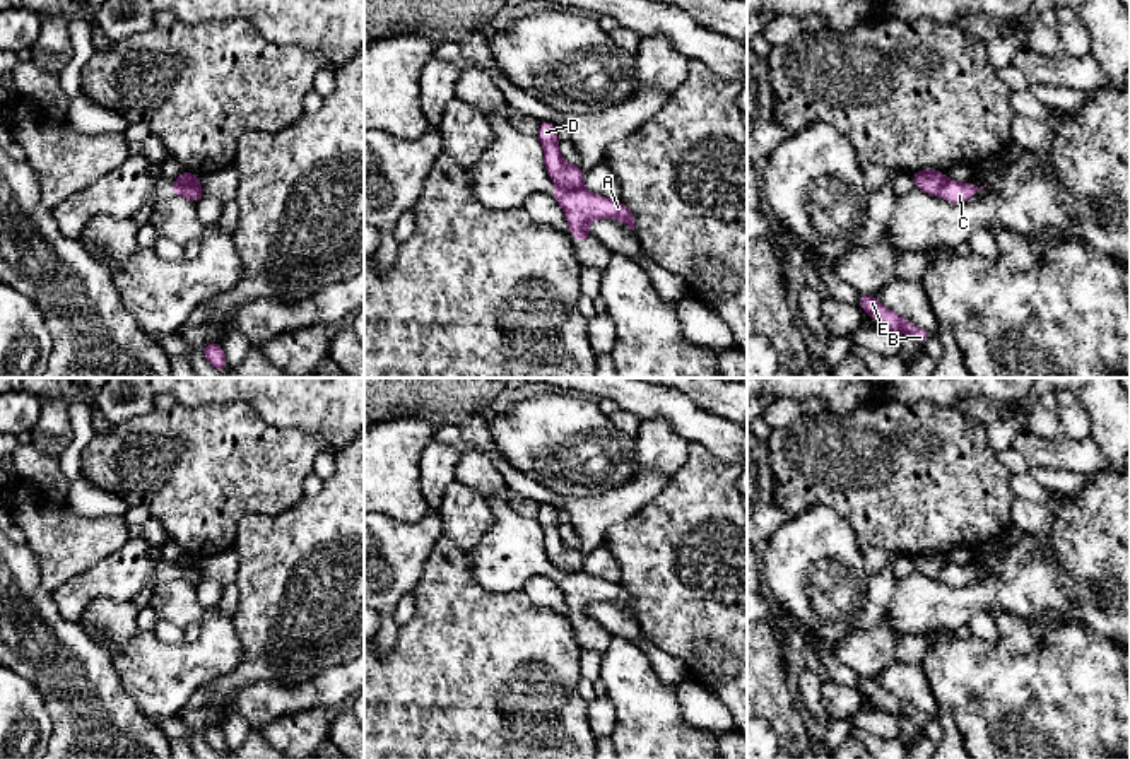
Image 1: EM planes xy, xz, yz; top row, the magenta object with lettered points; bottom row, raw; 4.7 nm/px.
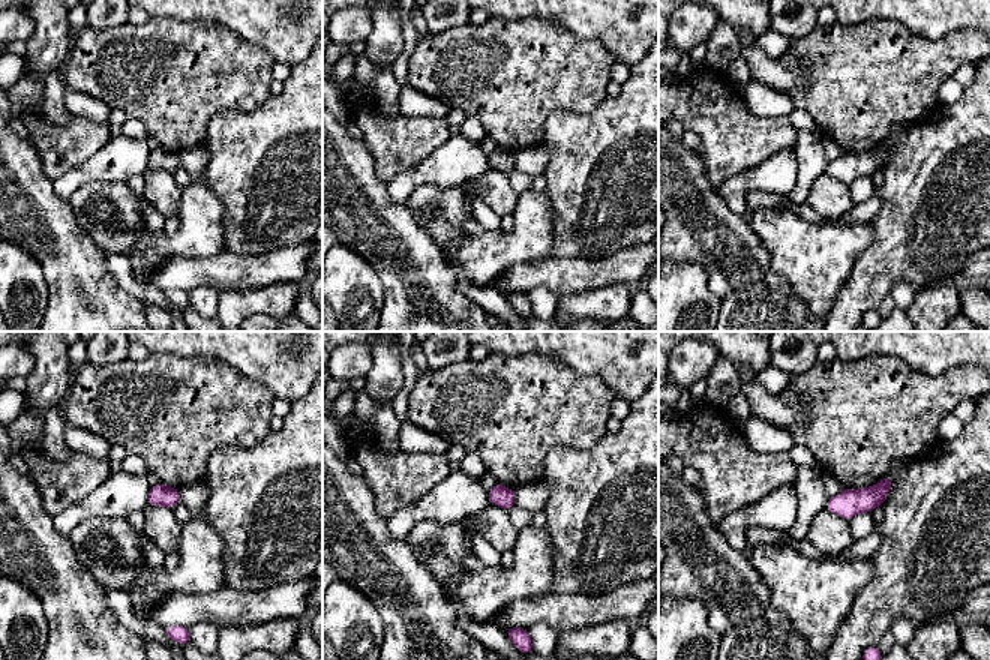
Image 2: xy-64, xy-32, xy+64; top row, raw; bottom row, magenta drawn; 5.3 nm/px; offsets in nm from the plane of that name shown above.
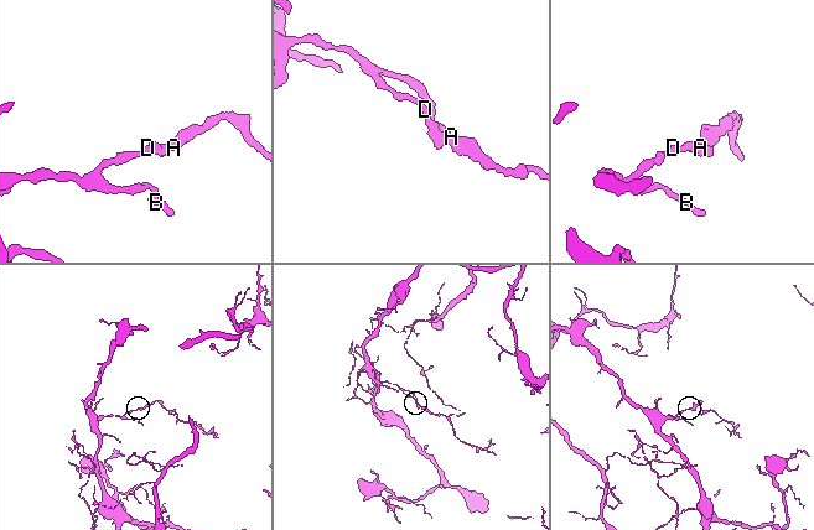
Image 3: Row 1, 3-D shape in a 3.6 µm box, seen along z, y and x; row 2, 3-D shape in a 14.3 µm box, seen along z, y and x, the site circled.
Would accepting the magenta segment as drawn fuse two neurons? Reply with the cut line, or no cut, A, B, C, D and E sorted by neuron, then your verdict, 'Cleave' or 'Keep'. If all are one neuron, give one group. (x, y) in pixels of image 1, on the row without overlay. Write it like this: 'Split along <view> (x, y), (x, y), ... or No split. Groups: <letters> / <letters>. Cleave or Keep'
Split along xy (175, 563), (183, 568), (199, 570). Groups: A C / B D E. Cleave

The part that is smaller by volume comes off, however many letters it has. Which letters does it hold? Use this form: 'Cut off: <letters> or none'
Cut off: A, C

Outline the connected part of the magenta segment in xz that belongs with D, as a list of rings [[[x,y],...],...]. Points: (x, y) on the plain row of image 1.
[[[540,504],[535,516],[544,528],[544,547],[549,561],[562,571],[583,571],[585,556],[576,547],[568,547],[557,525],[557,508],[552,504]]]

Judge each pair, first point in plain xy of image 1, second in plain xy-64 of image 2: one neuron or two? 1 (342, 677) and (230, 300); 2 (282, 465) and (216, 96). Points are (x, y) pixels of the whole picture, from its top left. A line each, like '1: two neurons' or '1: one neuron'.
1: two neurons
2: one neuron

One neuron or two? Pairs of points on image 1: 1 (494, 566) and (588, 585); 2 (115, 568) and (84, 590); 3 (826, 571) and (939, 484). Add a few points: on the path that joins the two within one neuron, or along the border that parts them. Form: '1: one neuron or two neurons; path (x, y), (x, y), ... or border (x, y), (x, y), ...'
1: one neuron; path (518, 566), (542, 566), (564, 580)
2: one neuron; path (108, 575), (91, 585)
3: two neurons; border (836, 513), (847, 520), (857, 544), (864, 551)

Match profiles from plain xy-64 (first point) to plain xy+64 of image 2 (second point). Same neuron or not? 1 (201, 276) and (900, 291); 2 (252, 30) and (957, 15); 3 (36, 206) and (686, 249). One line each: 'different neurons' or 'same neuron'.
1: same neuron
2: same neuron
3: same neuron

